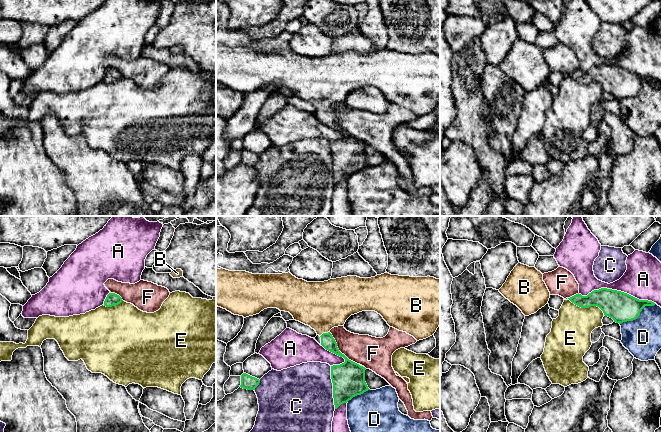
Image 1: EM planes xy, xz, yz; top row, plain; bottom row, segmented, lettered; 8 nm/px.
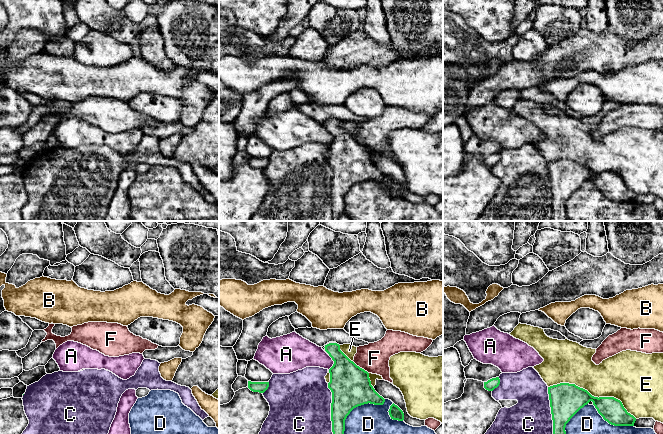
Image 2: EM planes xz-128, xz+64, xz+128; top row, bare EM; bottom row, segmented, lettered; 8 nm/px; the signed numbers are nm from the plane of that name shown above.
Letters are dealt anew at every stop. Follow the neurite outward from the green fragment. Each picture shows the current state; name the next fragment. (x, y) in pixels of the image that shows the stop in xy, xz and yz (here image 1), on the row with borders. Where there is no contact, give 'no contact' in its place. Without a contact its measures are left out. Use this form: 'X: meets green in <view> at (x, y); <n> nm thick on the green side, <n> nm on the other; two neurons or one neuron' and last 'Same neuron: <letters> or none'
A: meets green in yz at (616, 290); 240 nm thick on the green side, 300 nm on the other; two neurons
B: meets green in xz at (324, 333); 110 nm thick on the green side, 380 nm on the other; one neuron
C: meets green in xz at (333, 387); 260 nm thick on the green side, 480 nm on the other; two neurons
D: meets green in yz at (639, 314); 240 nm thick on the green side, 300 nm on the other; two neurons
E: meets green in yz at (587, 307); 220 nm thick on the green side, 320 nm on the other; two neurons
F: meets green in xz at (339, 351); 260 nm thick on the green side, 260 nm on the other; two neurons
Same neuron: B

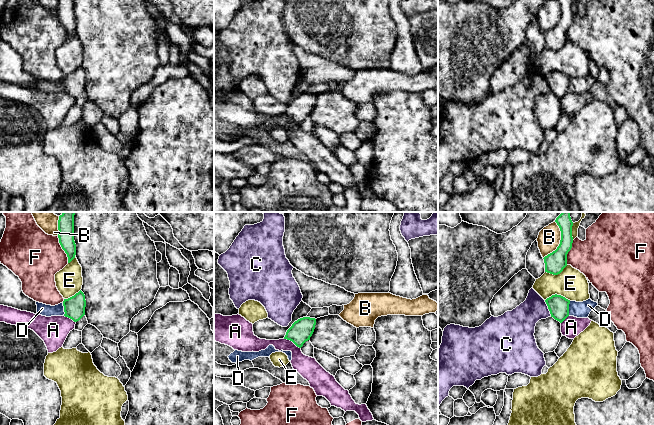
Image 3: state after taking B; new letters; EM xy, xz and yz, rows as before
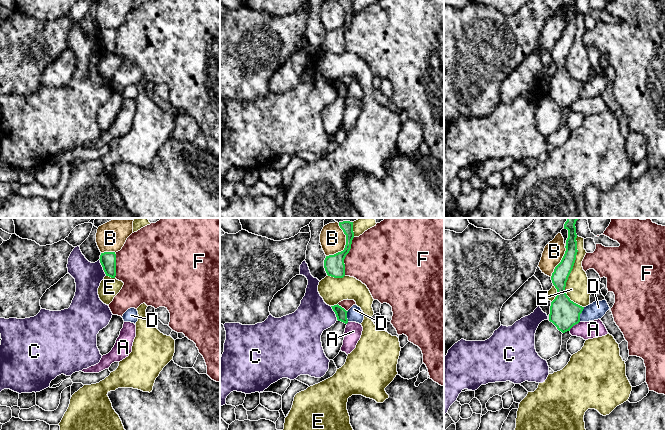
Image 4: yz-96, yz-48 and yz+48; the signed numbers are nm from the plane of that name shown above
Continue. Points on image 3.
A: meets green in xz at (292, 341); 180 nm thick on the green side, 170 nm on the other; two neurons
B: meets green in yz at (560, 241); 170 nm thick on the green side, 180 nm on the other; two neurons
C: meets green in yz at (548, 308); 160 nm thick on the green side, 240 nm on the other; two neurons
D: meets green in yz at (568, 308); 160 nm thick on the green side, 130 nm on the other; two neurons
E: meets green in yz at (558, 295); 160 nm thick on the green side, 240 nm on the other; two neurons
F: meets green in xy at (62, 248); 130 nm thick on the green side, 420 nm on the other; two neurons
Same neuron: none

